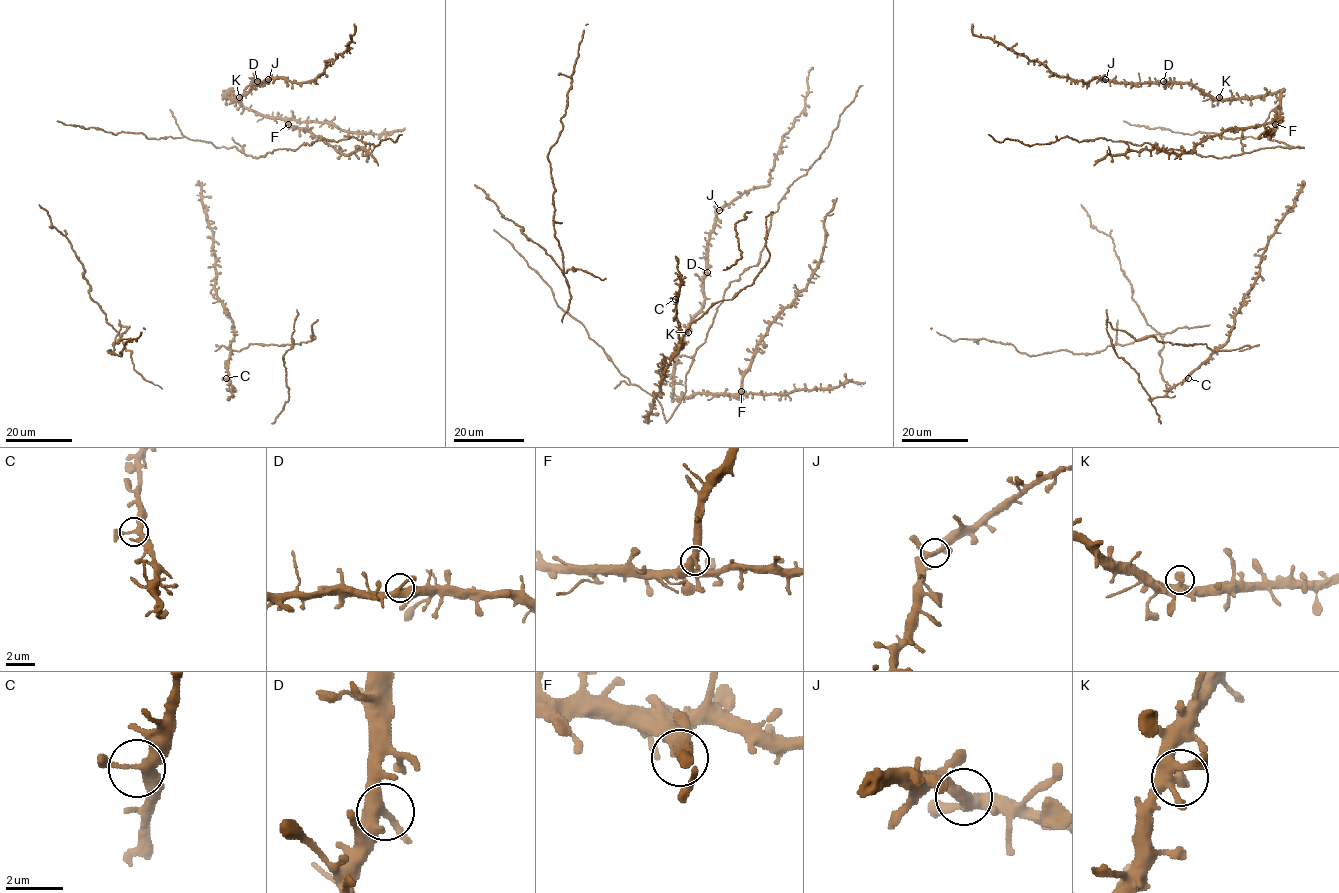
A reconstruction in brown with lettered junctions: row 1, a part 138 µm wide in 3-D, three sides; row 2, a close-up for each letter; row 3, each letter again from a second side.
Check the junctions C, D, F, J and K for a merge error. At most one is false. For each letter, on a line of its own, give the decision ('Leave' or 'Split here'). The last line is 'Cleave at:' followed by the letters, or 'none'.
C: Leave
D: Leave
F: Leave
J: Leave
K: Leave
Cleave at: none

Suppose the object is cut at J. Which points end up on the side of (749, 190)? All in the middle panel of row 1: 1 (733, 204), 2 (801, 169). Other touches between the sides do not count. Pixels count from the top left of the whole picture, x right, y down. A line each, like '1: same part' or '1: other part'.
1: same part
2: other part

